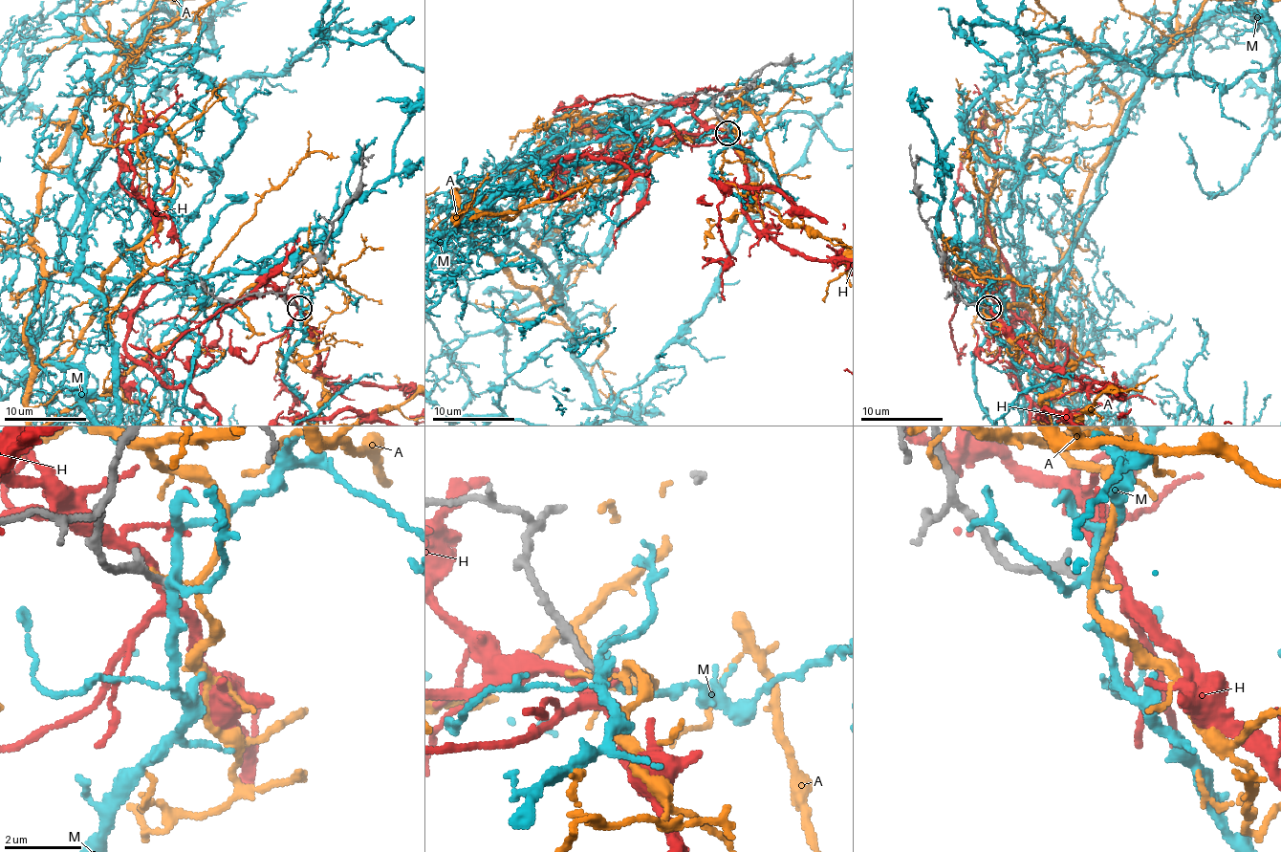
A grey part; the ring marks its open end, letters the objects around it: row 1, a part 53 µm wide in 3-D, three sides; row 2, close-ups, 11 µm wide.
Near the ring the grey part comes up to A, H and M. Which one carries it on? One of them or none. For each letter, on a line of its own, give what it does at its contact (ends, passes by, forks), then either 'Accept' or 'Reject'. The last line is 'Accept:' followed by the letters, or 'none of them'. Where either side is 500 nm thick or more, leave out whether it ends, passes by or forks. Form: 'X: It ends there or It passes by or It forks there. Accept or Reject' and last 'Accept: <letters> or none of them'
A: It passes by. Reject
H: It forks there. Reject
M: It forks there. Reject
Accept: none of them

